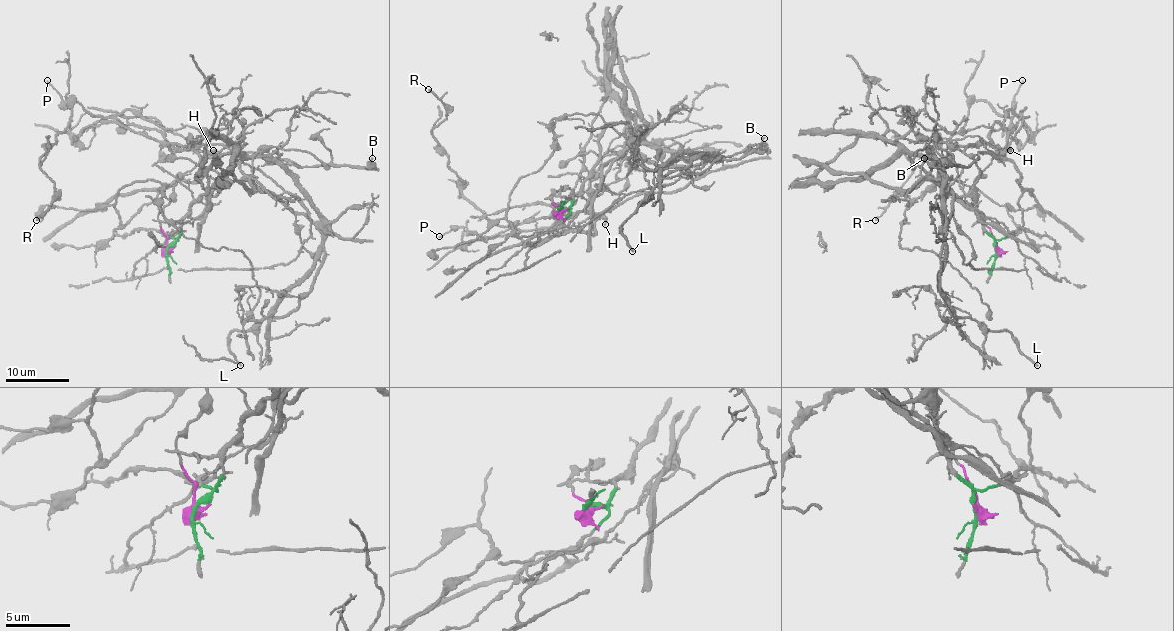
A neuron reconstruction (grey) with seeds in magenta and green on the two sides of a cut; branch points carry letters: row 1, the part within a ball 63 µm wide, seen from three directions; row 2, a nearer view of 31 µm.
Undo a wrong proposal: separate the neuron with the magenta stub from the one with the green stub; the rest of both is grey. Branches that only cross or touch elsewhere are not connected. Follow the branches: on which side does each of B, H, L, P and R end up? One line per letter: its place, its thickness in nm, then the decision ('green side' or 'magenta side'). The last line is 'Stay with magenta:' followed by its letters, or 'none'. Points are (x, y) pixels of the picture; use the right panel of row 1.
B: (924, 158) | 190 nm | magenta side
H: (1010, 150) | 200 nm | magenta side
L: (1037, 365) | 200 nm | green side
P: (1022, 80) | 160 nm | magenta side
R: (875, 220) | 200 nm | magenta side
Stay with magenta: B, H, P, R

